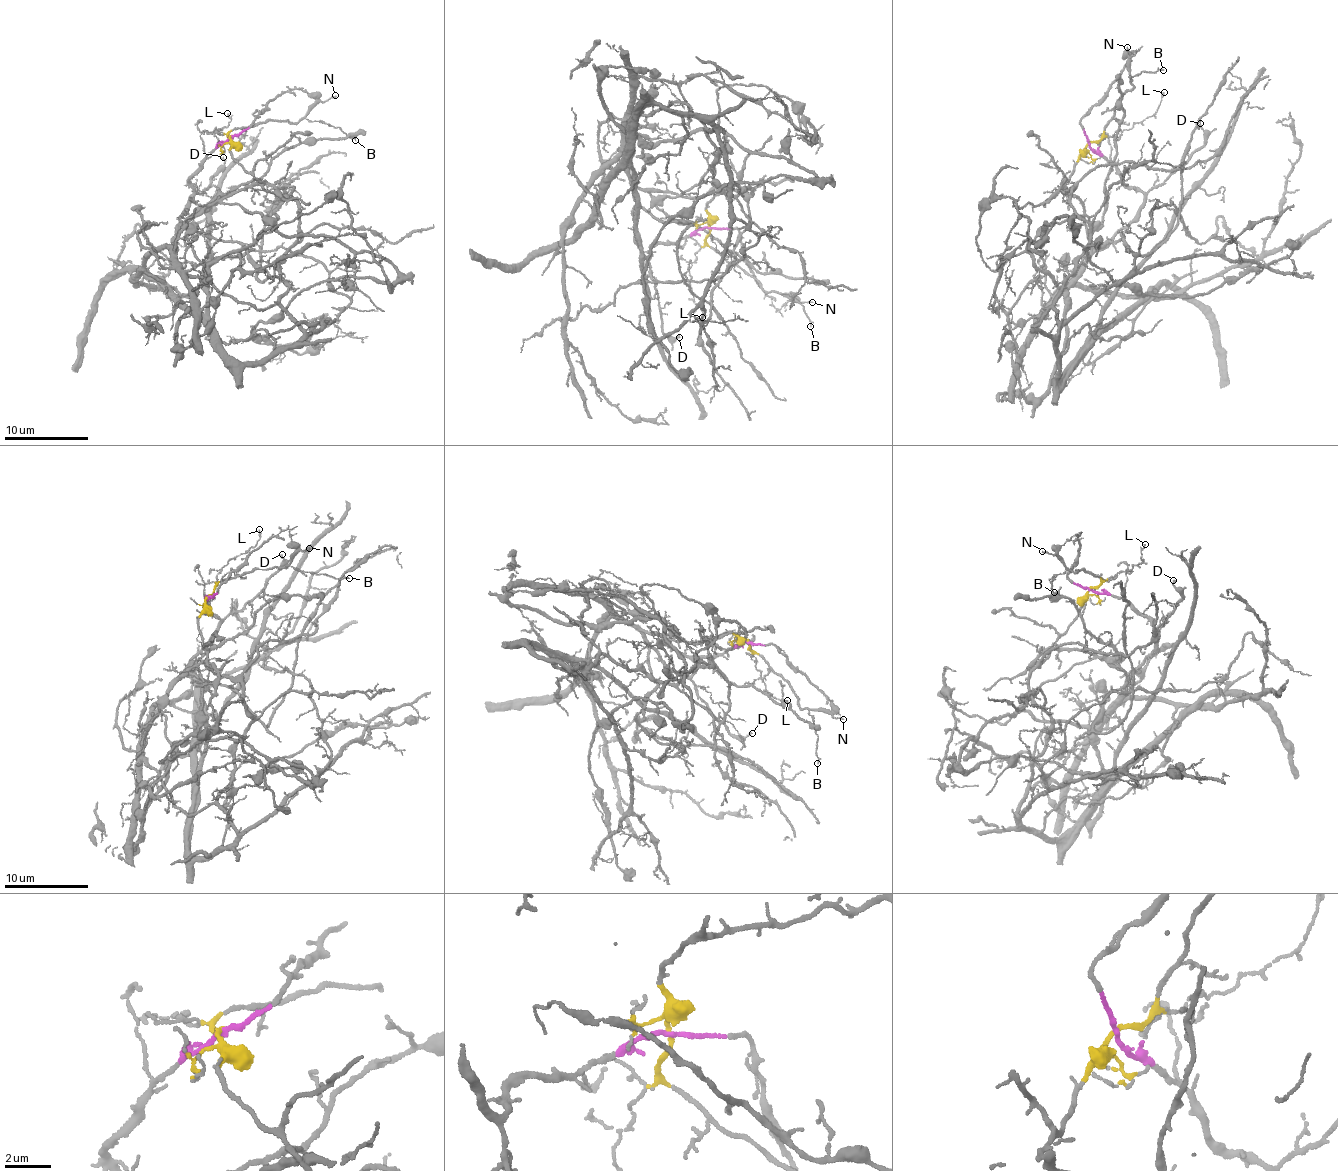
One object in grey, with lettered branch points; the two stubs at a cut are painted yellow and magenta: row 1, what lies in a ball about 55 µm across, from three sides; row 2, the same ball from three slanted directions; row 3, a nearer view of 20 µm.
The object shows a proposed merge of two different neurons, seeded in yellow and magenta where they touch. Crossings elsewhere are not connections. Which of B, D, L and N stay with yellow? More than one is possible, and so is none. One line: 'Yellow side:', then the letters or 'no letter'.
Yellow side: B, L, N

